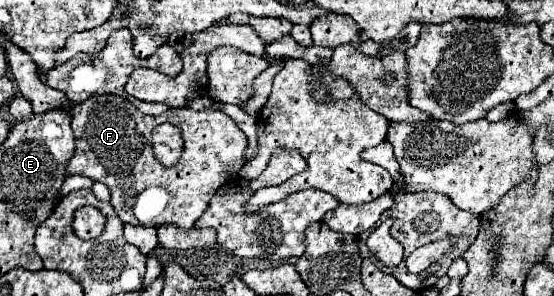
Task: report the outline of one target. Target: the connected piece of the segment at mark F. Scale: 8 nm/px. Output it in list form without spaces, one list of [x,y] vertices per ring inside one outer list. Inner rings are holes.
[[[100,95],[74,105],[72,131],[76,137],[76,155],[68,161],[68,173],[106,183],[116,215],[130,225],[160,227],[170,223],[190,229],[206,211],[212,195],[228,181],[230,173],[236,175],[244,165],[246,135],[218,109],[194,111],[180,107],[152,117],[140,113],[124,97]],[[162,123],[180,127],[184,139],[182,155],[171,167],[158,163],[152,151],[152,129]]]

